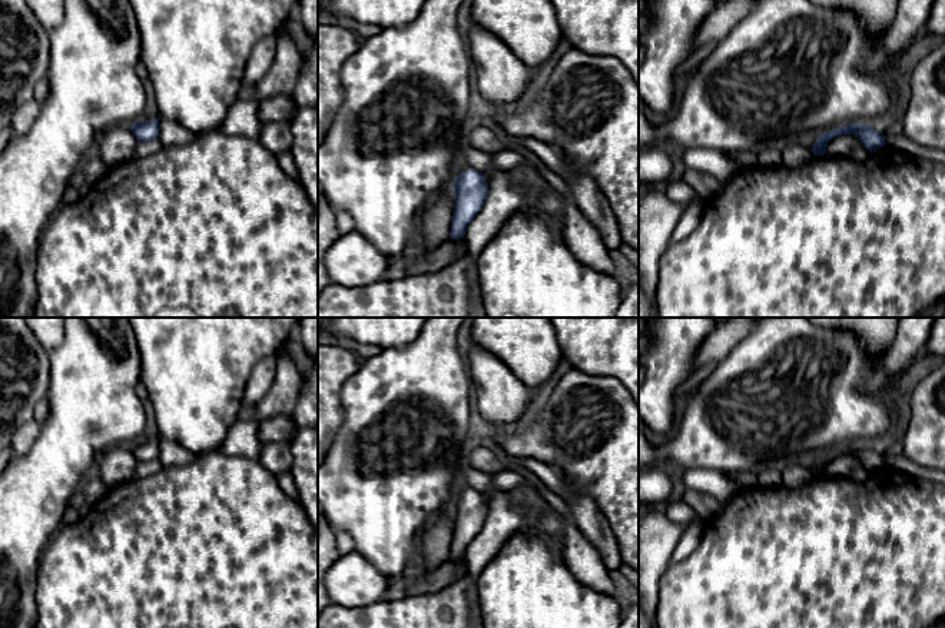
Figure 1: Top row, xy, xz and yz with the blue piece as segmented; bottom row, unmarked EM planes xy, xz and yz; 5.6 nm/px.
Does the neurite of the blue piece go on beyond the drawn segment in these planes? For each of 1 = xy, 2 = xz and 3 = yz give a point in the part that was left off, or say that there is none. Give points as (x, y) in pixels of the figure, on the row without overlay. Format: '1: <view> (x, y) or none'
1: none
2: none
3: none

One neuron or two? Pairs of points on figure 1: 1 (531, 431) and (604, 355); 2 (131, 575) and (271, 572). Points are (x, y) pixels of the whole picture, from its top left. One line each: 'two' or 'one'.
1: two
2: one

